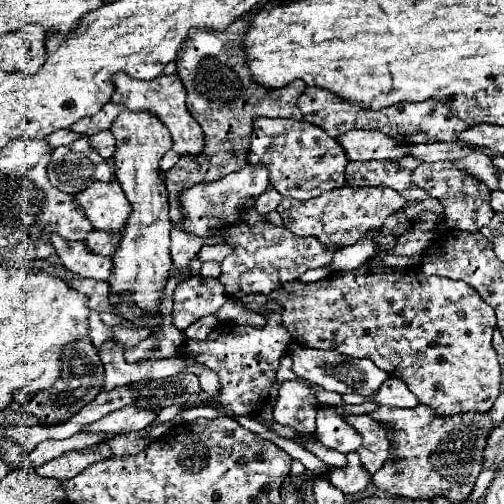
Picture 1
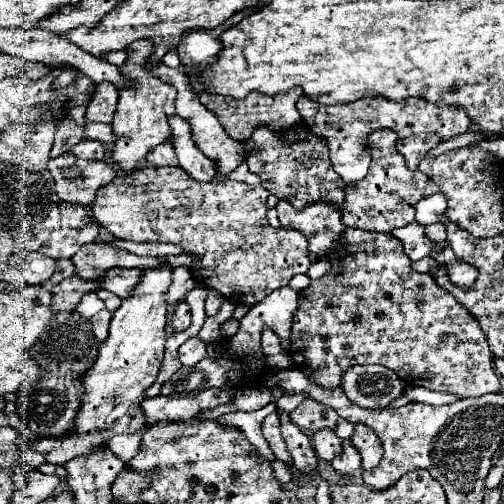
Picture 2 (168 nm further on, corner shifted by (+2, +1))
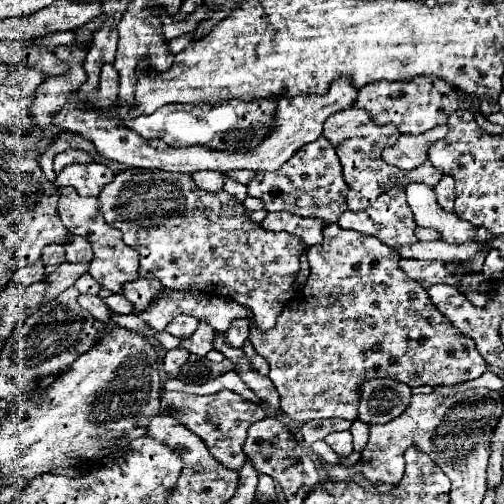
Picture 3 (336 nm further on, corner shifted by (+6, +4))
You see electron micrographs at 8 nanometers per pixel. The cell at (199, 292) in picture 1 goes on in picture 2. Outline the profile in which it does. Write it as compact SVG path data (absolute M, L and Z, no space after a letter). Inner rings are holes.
M186 302L176 306L176 312L172 316L172 326L174 326L176 332L182 332L190 326L190 306Z

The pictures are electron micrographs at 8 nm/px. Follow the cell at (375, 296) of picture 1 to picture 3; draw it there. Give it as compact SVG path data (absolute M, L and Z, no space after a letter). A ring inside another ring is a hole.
M338 223L324 227L324 241L306 249L310 263L310 277L306 285L278 315L270 333L260 333L254 323L250 329L250 343L258 355L270 365L270 381L280 395L282 411L296 421L312 421L322 417L340 417L356 421L358 397L364 381L376 377L390 377L410 387L418 385L456 385L480 377L488 365L482 361L470 337L464 337L454 325L436 309L428 291L418 281L406 277L398 267L400 257L392 247L382 245L374 237L346 231Z

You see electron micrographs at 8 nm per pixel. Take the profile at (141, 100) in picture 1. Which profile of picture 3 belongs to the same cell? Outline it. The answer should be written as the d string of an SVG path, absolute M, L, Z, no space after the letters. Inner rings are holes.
M198 171L192 175L196 185L208 193L218 193L224 189L224 175L214 171Z

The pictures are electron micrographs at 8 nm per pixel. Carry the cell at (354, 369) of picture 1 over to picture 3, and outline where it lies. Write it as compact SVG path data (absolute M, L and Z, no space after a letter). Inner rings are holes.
M370 379L362 387L358 419L362 423L386 423L406 411L410 405L412 389L392 379Z

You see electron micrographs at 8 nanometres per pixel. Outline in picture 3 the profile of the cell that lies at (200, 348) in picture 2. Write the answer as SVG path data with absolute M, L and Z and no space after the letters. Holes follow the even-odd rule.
M180 347L178 349L170 349L166 353L166 357L164 357L164 373L166 373L166 377L178 377L180 367L186 363L188 357L190 357L190 353L180 349Z

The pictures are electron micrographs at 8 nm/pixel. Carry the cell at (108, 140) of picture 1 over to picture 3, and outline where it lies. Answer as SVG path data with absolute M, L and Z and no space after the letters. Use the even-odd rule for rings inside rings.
M68 149L54 157L54 173L60 173L70 163L90 163L90 161L92 161L92 157L88 153L78 151L78 149Z

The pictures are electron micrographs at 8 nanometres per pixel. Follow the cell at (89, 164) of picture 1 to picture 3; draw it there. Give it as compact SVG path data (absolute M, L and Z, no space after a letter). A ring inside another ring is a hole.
M88 163L88 165L68 165L62 169L62 173L56 177L56 187L70 185L76 189L78 195L98 195L104 185L108 185L114 179L114 171L104 163Z

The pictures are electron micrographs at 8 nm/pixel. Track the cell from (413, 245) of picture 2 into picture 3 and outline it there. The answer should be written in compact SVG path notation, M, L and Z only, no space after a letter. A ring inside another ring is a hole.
M390 189L388 193L382 193L380 197L364 211L350 211L346 209L342 213L342 217L338 219L338 225L342 229L352 229L352 231L358 231L366 237L376 237L380 239L384 245L390 245L390 247L400 247L400 245L410 245L410 243L416 243L416 235L414 235L414 217L410 213L410 207L408 207L406 201L406 195L404 195L404 189Z

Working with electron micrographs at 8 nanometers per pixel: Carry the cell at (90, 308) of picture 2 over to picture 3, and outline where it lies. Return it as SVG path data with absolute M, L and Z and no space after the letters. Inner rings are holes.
M84 273L78 281L76 281L76 289L80 293L88 293L88 295L96 295L100 291L100 285L90 277L90 273Z

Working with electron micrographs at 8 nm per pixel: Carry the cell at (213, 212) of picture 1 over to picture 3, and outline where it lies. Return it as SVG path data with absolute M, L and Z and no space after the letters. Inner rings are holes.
M126 169L122 173L118 173L114 177L114 181L110 185L106 185L100 193L100 211L104 215L104 219L118 231L122 231L122 237L126 241L128 247L136 249L140 253L140 269L138 273L142 277L148 277L148 273L152 273L166 289L172 289L172 291L200 291L200 293L206 293L208 297L222 297L222 299L230 299L230 301L238 301L246 307L250 307L254 311L254 317L258 319L258 327L260 331L268 331L274 327L276 323L276 315L284 309L284 305L292 299L294 295L294 279L296 279L296 273L300 269L300 255L304 251L304 245L302 241L298 241L298 237L290 235L290 233L272 233L272 231L264 231L258 223L250 221L244 211L246 207L242 203L236 203L226 191L220 191L220 193L204 193L202 189L198 189L198 185L194 185L194 179L186 173L168 173L168 171L158 171L158 169Z

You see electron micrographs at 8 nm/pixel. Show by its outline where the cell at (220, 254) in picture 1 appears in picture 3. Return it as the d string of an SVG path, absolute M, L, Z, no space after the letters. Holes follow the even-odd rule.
M62 263L54 273L46 275L46 283L50 287L44 293L44 301L56 299L62 291L66 291L70 285L74 285L76 279L80 275L84 275L86 271L88 271L88 265L84 265L84 263Z

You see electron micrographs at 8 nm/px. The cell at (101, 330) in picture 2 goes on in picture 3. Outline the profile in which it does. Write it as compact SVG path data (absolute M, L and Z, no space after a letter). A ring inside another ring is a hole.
M78 295L78 303L82 305L82 309L86 309L86 311L90 311L98 321L108 321L110 317L108 317L108 309L106 309L106 305L102 303L102 299L98 297L98 295L94 295L94 297L90 297L90 295Z

